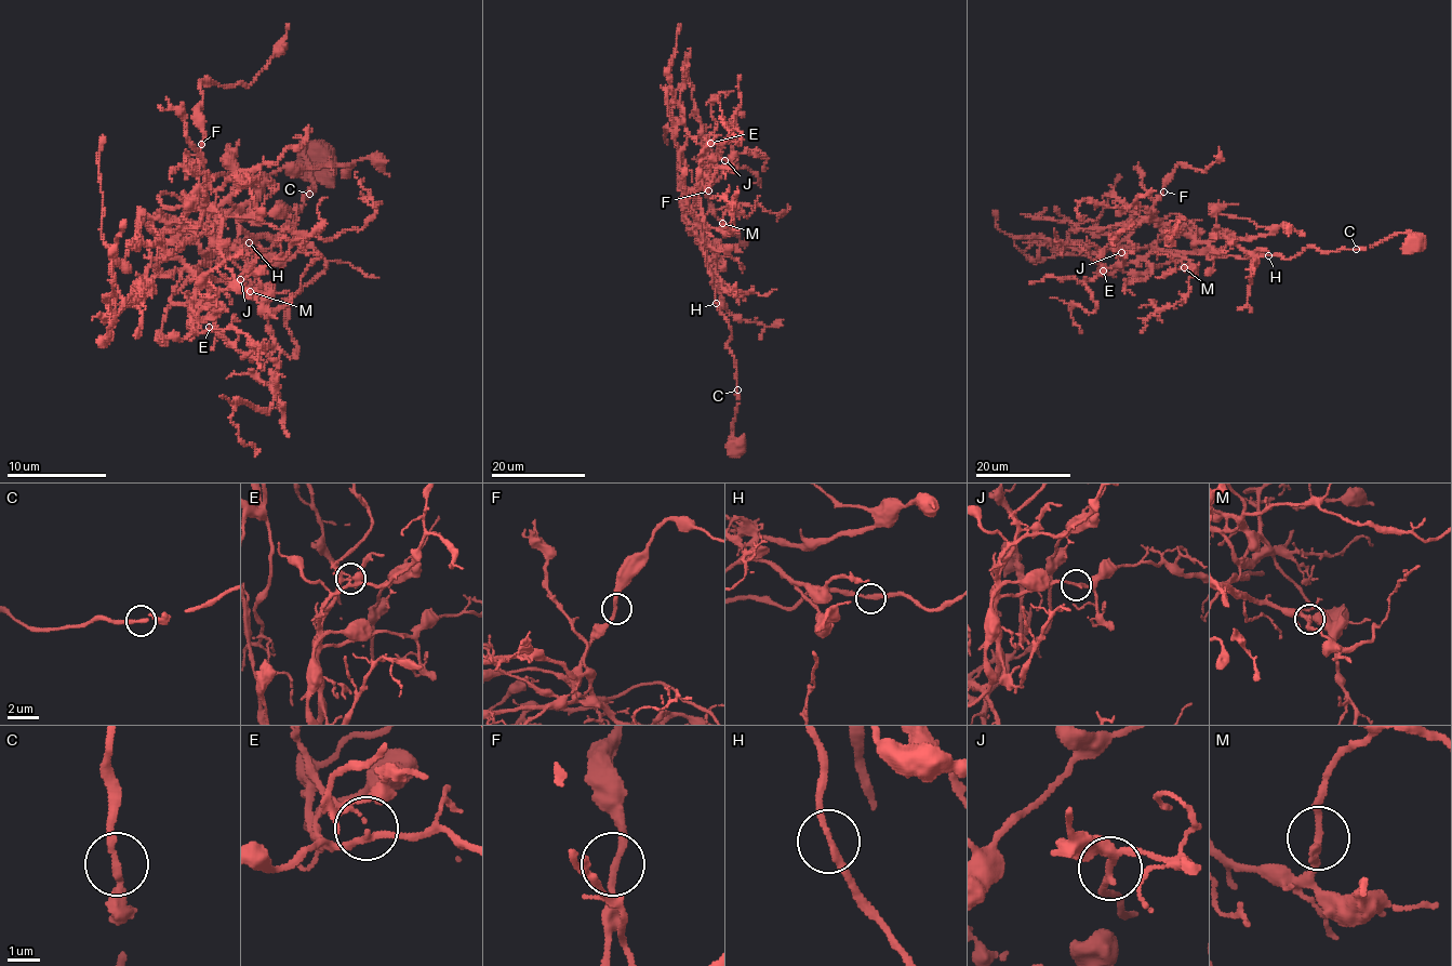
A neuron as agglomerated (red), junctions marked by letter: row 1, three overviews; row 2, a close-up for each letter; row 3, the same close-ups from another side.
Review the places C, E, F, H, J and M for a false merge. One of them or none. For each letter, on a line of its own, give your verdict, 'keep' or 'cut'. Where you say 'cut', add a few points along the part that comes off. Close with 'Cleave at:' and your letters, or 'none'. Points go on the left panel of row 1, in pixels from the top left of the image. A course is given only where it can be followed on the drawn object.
C: keep
E: keep
F: keep
H: keep
J: keep
M: keep
Cleave at: none

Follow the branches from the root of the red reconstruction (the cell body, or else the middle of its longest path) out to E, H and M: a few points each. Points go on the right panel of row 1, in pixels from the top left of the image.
E: (1413, 246), (1409, 234), (1395, 233), (1364, 248), (1308, 246), (1289, 259), (1185, 253), (1144, 273), (1103, 270)
H: (1413, 246), (1409, 234), (1395, 233), (1364, 248), (1321, 252), (1308, 246), (1289, 259), (1268, 255)
M: (1413, 246), (1409, 234), (1395, 233), (1364, 248), (1308, 246), (1289, 259), (1155, 243), (1186, 257), (1184, 267)

